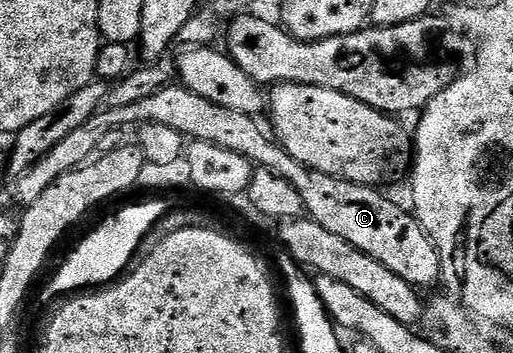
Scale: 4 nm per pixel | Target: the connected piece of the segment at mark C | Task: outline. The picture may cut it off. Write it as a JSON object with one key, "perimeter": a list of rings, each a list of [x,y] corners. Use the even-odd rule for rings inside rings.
{"perimeter":[[[171,83],[165,89],[156,91],[156,95],[150,95],[148,99],[140,99],[137,103],[128,103],[128,107],[103,108],[94,113],[92,119],[88,119],[88,123],[80,123],[80,127],[76,127],[76,131],[72,131],[72,135],[68,135],[63,142],[58,143],[33,168],[21,174],[22,179],[18,183],[19,206],[25,207],[36,203],[36,199],[40,199],[40,195],[44,195],[44,191],[48,191],[48,187],[52,187],[52,183],[56,183],[56,179],[60,179],[66,173],[71,173],[73,169],[81,169],[83,165],[87,164],[99,152],[100,141],[104,135],[109,135],[117,129],[126,129],[131,127],[130,125],[134,125],[133,127],[159,125],[160,127],[170,127],[172,131],[180,131],[180,135],[191,142],[203,141],[214,144],[216,147],[226,148],[228,151],[248,159],[254,167],[267,169],[272,171],[272,175],[280,175],[284,179],[288,179],[288,183],[292,183],[292,187],[296,187],[296,191],[300,191],[303,210],[308,214],[311,221],[320,223],[320,227],[332,231],[332,235],[340,235],[340,239],[344,239],[344,243],[352,243],[352,247],[356,247],[356,251],[364,251],[364,255],[376,259],[376,263],[384,263],[384,267],[388,267],[388,271],[396,271],[396,275],[400,275],[400,279],[404,279],[413,287],[424,289],[424,287],[436,285],[441,280],[442,260],[437,246],[419,223],[417,216],[409,208],[406,208],[407,210],[401,209],[396,202],[389,201],[382,193],[377,193],[379,191],[377,188],[369,185],[357,185],[351,181],[333,177],[324,171],[316,171],[312,167],[292,159],[292,155],[288,155],[288,151],[283,145],[279,145],[267,130],[267,134],[262,130],[262,123],[261,120],[248,115],[240,115],[240,111],[228,111],[228,107],[216,107],[216,103],[212,103],[208,99],[200,99],[200,95],[196,95],[181,83]]]}

